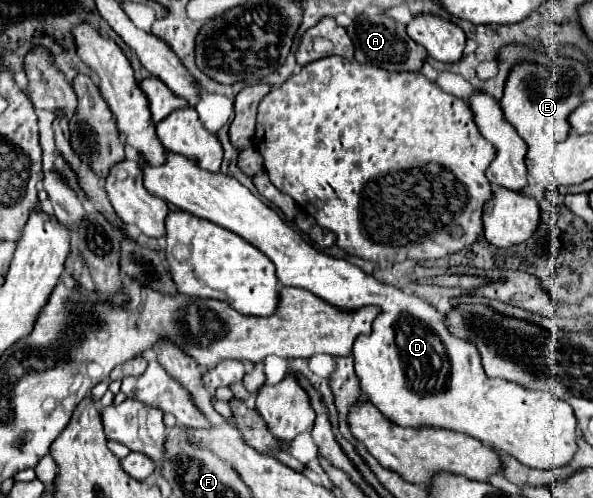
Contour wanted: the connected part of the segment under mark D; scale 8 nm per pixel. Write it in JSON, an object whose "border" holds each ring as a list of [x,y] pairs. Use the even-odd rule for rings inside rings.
{"border":[[[170,151],[164,165],[160,167],[142,165],[142,169],[144,169],[144,187],[152,195],[164,199],[166,203],[172,203],[180,211],[188,211],[200,219],[212,221],[240,235],[254,247],[258,247],[276,265],[276,277],[282,285],[308,289],[326,303],[336,305],[340,311],[358,311],[366,305],[374,305],[380,309],[380,315],[374,319],[372,325],[372,335],[358,337],[354,341],[352,357],[354,357],[354,371],[360,379],[360,389],[364,389],[368,401],[376,403],[376,407],[384,411],[384,415],[390,421],[402,427],[434,425],[434,427],[460,431],[486,445],[492,445],[494,449],[506,455],[512,455],[514,459],[518,459],[528,467],[538,467],[538,469],[552,469],[558,465],[566,465],[576,453],[576,417],[572,413],[572,407],[552,397],[550,393],[532,391],[512,381],[486,377],[474,343],[468,343],[468,339],[456,339],[456,335],[452,335],[444,325],[444,317],[420,297],[406,295],[400,289],[386,285],[374,279],[372,275],[366,275],[356,265],[344,259],[328,257],[322,251],[314,249],[292,227],[288,227],[270,207],[266,207],[258,197],[254,197],[242,183],[238,183],[236,179],[224,173],[210,173],[206,169],[200,169],[190,159]]]}

